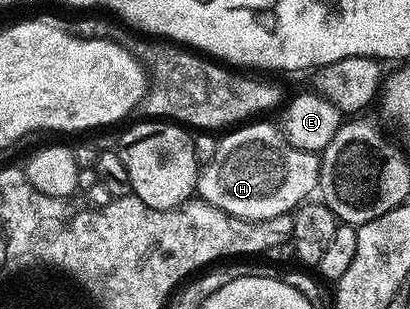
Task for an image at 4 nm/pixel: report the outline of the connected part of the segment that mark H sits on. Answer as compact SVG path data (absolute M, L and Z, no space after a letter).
M251 120L229 131L230 138L222 138L210 163L201 167L198 175L197 197L201 201L212 204L224 212L249 222L263 222L276 216L284 216L298 209L303 202L311 197L310 193L318 190L319 155L304 152L300 148L292 148L285 144L279 146L265 146L261 142L262 133L266 126L262 120Z

